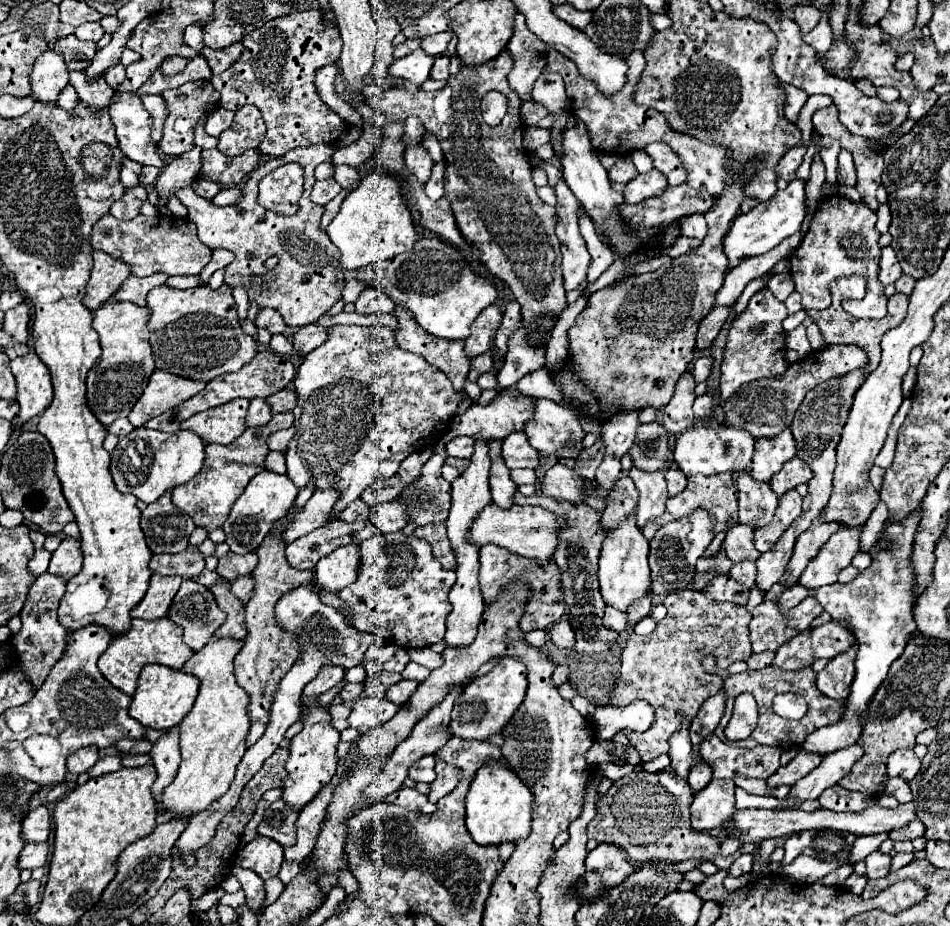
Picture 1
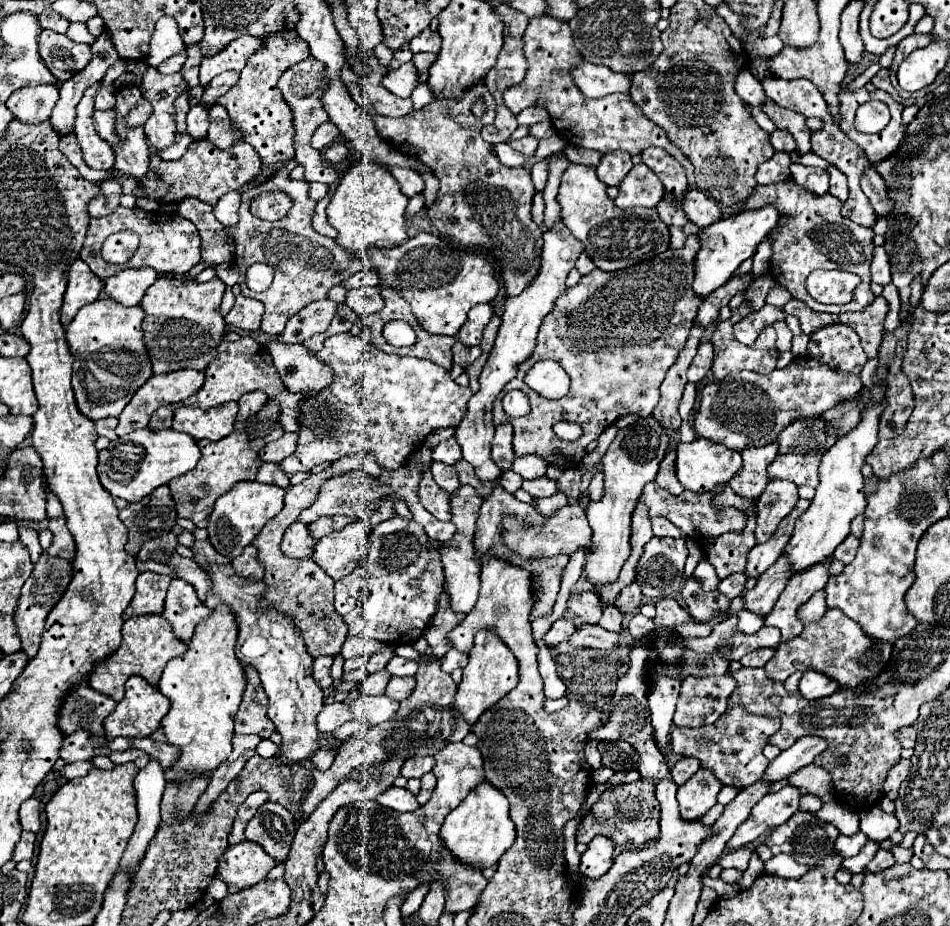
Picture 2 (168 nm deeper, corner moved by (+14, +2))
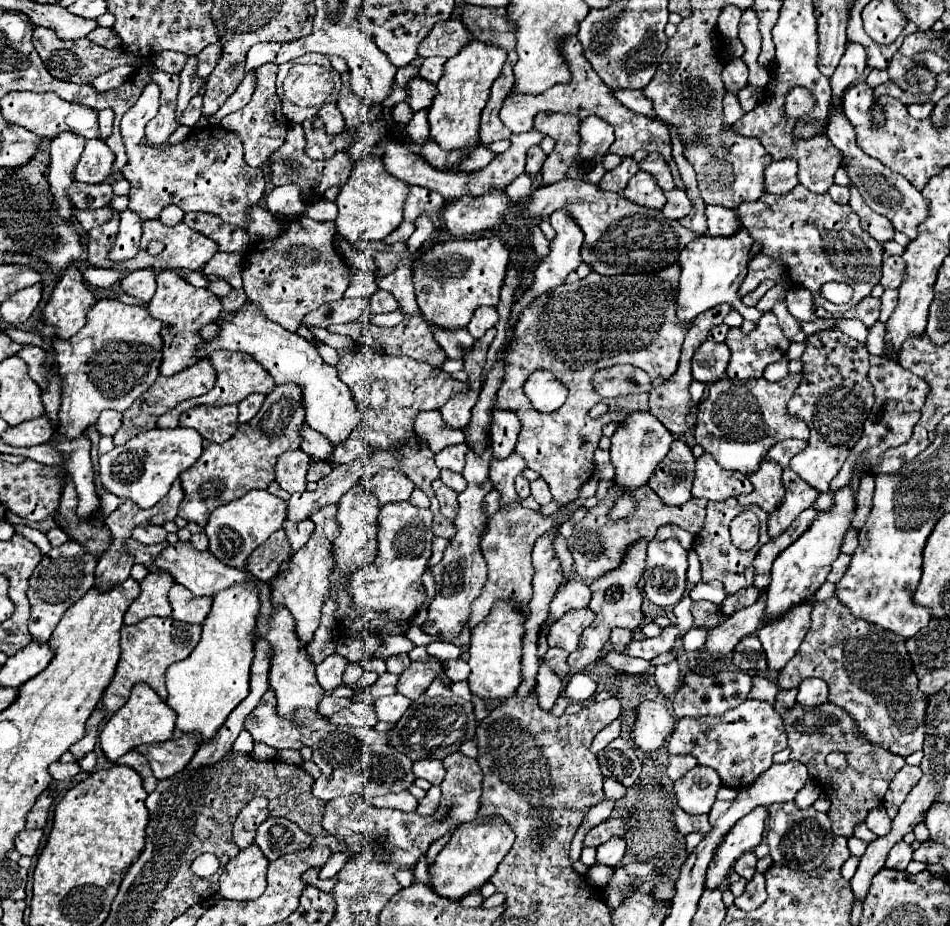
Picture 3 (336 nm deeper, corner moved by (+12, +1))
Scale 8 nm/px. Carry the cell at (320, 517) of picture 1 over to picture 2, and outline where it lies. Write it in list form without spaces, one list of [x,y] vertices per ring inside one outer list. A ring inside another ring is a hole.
[[[351,471],[349,475],[327,479],[319,489],[317,499],[307,509],[301,511],[297,521],[313,523],[313,521],[317,521],[321,517],[331,517],[331,515],[355,515],[359,519],[365,519],[365,517],[369,517],[369,513],[373,513],[377,509],[379,499],[387,497],[387,493],[389,493],[389,487],[381,485],[371,475],[367,475],[363,471]]]

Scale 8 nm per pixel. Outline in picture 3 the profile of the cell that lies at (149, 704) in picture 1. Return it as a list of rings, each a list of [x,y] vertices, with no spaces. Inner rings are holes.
[[[137,684],[133,686],[131,698],[127,700],[127,704],[117,714],[113,714],[111,720],[105,724],[99,736],[101,750],[109,762],[117,762],[117,758],[135,750],[141,744],[171,740],[173,730],[175,730],[175,712],[171,712],[169,706],[147,684]]]

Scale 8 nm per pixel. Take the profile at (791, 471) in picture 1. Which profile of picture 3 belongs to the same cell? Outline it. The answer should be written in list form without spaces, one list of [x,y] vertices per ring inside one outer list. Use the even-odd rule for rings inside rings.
[[[825,330],[807,336],[807,348],[803,352],[801,362],[803,362],[803,382],[797,386],[793,398],[787,402],[787,414],[801,418],[805,424],[813,424],[813,442],[809,440],[809,446],[791,460],[791,468],[805,482],[815,486],[819,492],[827,492],[829,482],[837,476],[851,448],[861,438],[863,422],[867,420],[867,414],[873,408],[873,386],[867,380],[869,352],[861,342],[845,336],[841,330]]]

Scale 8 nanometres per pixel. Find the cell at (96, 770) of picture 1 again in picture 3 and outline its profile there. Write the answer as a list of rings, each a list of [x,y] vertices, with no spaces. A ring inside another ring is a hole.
[[[55,762],[49,766],[49,772],[55,780],[65,780],[65,778],[73,778],[81,772],[79,764],[77,762],[71,762],[71,764],[63,764],[63,762]]]

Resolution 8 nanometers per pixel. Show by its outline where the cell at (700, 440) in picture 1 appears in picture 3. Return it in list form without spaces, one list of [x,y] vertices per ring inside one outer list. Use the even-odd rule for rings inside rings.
[[[703,454],[697,458],[697,472],[693,482],[693,496],[723,502],[725,498],[733,498],[739,494],[749,494],[753,490],[749,478],[741,472],[723,470],[711,454]]]

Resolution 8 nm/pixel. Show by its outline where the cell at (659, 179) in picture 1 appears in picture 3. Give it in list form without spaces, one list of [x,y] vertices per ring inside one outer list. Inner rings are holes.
[[[637,172],[635,178],[631,178],[631,182],[627,184],[623,194],[629,200],[643,204],[647,208],[659,208],[661,210],[665,206],[663,190],[659,190],[659,186],[655,186],[655,178],[651,178],[651,174],[647,174],[647,172]]]

